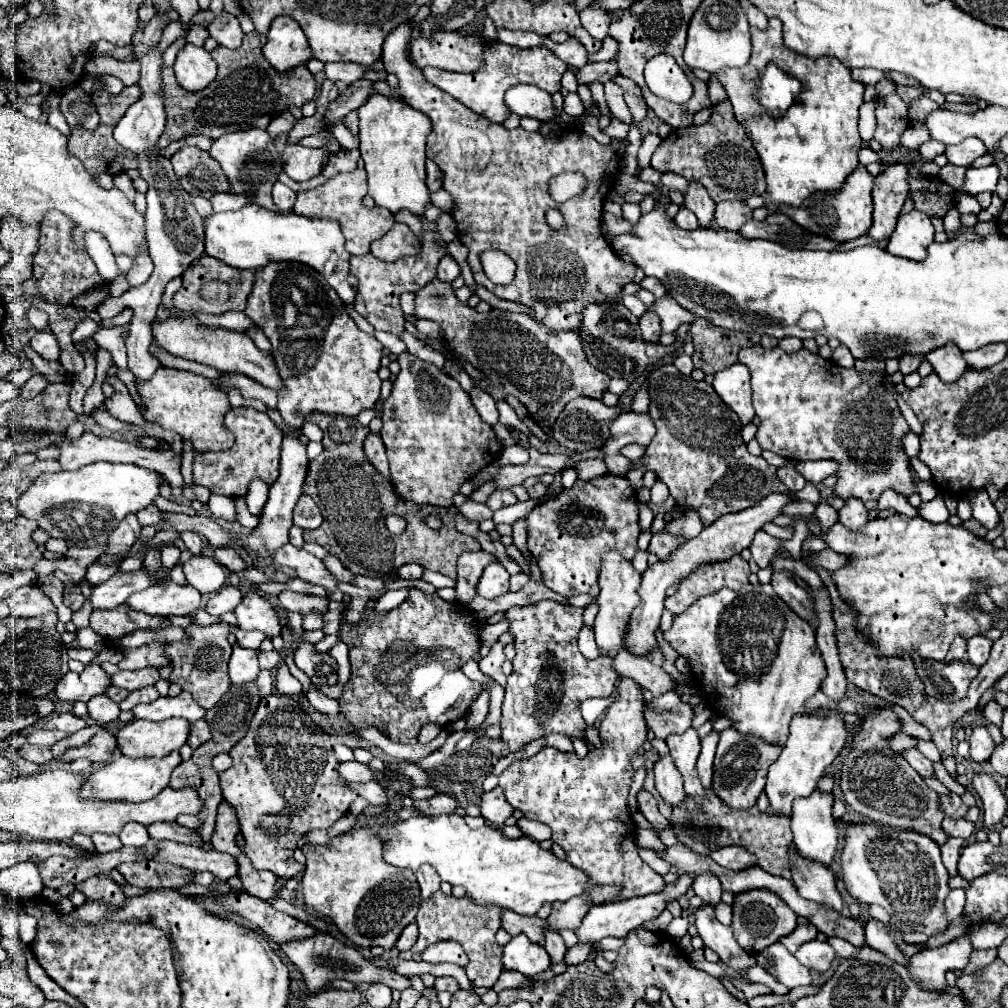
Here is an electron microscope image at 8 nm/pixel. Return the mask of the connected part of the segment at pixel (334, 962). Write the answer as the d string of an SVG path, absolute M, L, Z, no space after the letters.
M318 932L318 934L314 934L308 940L298 940L298 942L292 942L292 944L284 944L282 950L294 962L294 966L302 972L304 982L306 982L310 994L320 992L326 984L330 984L336 978L344 978L344 980L350 980L354 984L382 982L382 984L386 984L386 986L390 986L394 990L406 990L406 988L412 986L412 982L410 982L408 976L402 976L402 974L396 974L392 970L374 966L354 946L348 946L348 944L336 940L334 936L326 934L326 932Z

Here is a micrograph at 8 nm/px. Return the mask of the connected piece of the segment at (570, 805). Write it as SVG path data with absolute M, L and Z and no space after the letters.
M622 678L620 698L604 712L600 722L600 748L578 758L574 752L544 746L526 760L514 760L500 774L498 784L506 800L526 818L552 828L552 840L564 848L566 860L582 870L590 884L618 884L622 890L614 900L662 892L666 886L664 878L638 856L638 828L628 810L628 792L634 776L632 758L648 740L642 710L640 686L634 680Z

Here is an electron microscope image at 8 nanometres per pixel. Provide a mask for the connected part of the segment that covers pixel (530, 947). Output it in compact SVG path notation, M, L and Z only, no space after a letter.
M514 936L504 946L502 964L506 970L516 970L524 976L536 976L548 970L550 956L540 944L530 942L526 936Z

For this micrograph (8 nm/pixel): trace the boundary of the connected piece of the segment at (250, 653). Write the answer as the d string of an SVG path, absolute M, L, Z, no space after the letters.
M234 646L232 658L230 658L230 680L232 684L240 686L246 682L254 682L260 674L256 650L244 650L240 646Z

